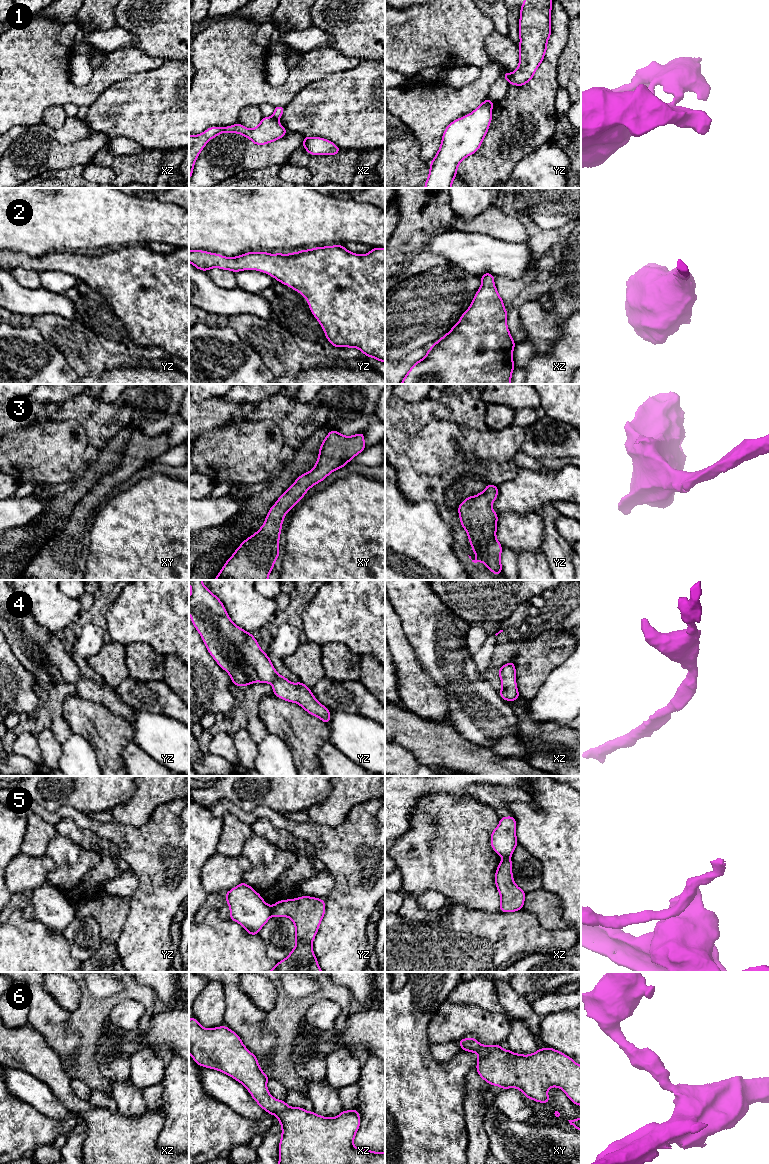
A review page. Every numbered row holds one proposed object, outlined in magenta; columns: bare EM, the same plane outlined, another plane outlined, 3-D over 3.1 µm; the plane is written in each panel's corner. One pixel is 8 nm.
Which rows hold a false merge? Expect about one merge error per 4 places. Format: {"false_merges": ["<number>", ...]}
{"false_merges": ["1", "5"]}

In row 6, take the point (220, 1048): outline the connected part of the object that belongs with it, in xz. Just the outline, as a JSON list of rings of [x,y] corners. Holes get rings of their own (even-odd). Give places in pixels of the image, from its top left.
[[[195,1017],[189,1019],[189,1053],[199,1066],[223,1072],[243,1084],[261,1108],[277,1116],[282,1127],[278,1164],[385,1164],[385,1152],[354,1146],[353,1141],[360,1126],[360,1115],[356,1108],[326,1118],[314,1111],[289,1107],[285,1101],[272,1097],[267,1089],[269,1077],[261,1070],[258,1059],[228,1027],[205,1029]]]

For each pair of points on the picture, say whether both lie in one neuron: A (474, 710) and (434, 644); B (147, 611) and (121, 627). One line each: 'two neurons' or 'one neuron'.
A: one neuron
B: one neuron

